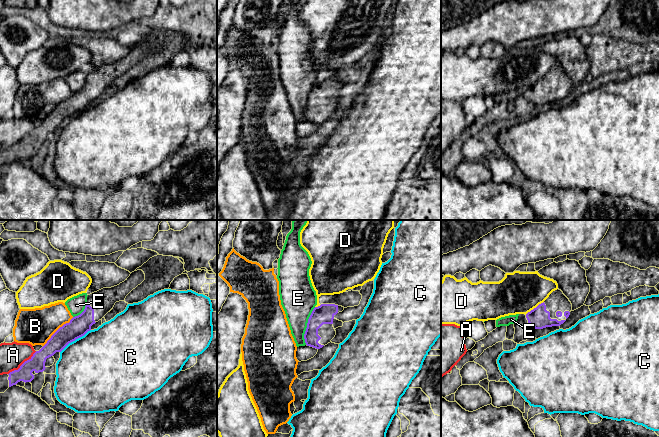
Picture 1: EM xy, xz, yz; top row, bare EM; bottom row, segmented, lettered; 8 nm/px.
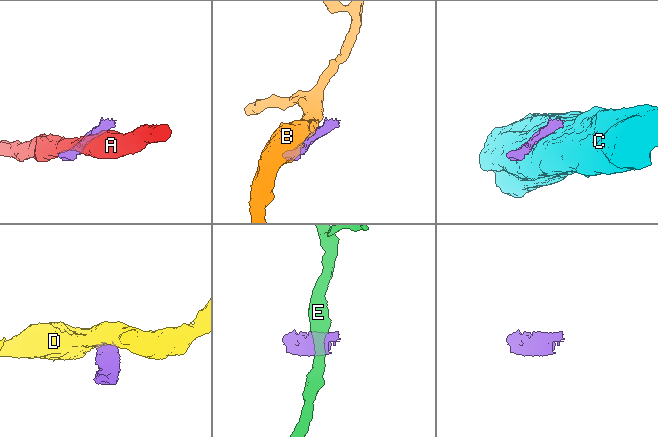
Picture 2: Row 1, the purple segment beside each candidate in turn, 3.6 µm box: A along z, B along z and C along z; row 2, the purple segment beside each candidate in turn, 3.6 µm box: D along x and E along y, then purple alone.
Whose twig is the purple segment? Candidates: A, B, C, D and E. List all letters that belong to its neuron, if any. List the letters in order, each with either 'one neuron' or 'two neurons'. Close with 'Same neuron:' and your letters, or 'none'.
A: two neurons
B: two neurons
C: two neurons
D: two neurons
E: two neurons
Same neuron: none

